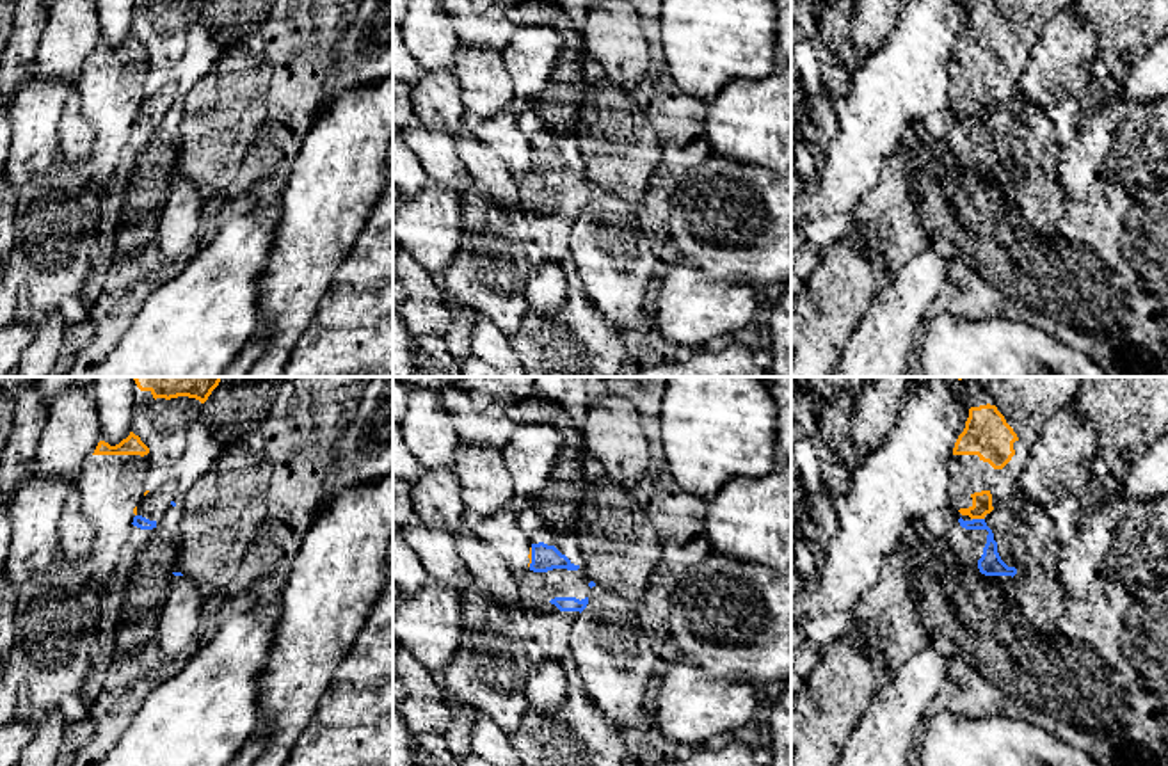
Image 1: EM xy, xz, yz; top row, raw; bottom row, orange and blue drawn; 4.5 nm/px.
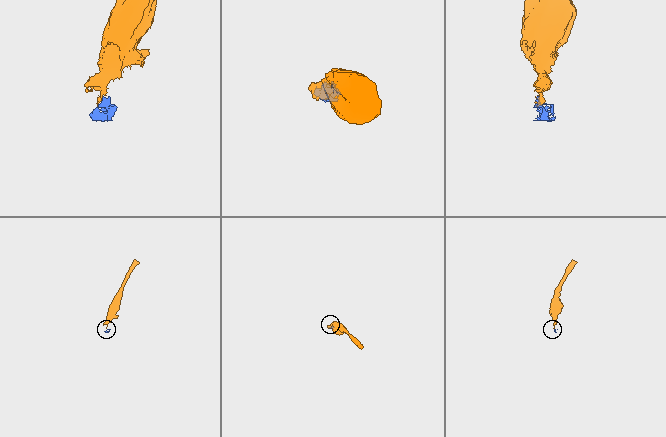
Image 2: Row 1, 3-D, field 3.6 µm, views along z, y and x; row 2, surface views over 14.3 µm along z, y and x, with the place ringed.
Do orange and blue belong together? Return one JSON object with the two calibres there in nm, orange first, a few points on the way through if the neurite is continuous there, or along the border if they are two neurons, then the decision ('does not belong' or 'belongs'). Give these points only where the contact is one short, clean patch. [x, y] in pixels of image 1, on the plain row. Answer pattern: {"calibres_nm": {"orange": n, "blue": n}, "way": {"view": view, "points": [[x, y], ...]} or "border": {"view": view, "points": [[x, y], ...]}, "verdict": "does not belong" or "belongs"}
{"calibres_nm": {"orange": 100, "blue": 110}, "way": {"view": "yz", "points": [[982, 103], [978, 119], [991, 135], [991, 166]]}, "verdict": "belongs"}

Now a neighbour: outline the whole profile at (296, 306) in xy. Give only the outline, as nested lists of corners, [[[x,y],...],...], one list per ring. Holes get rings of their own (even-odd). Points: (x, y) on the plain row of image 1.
[[[393,73],[340,94],[308,132],[281,194],[281,220],[260,283],[261,323],[267,345],[245,377],[283,377],[299,338],[316,315],[380,194],[388,185],[388,153],[393,146]]]

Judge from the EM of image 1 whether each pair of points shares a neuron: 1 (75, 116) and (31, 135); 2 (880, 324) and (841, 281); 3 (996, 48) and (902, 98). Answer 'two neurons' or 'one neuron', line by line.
1: two neurons
2: two neurons
3: one neuron

